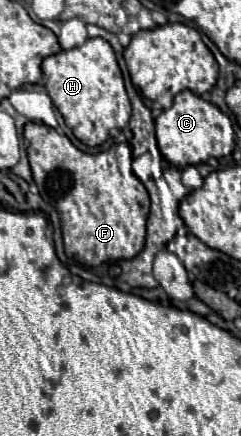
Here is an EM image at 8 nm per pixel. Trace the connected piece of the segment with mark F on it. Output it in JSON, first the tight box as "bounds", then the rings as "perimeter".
{"bounds":[25,122,149,266],"perimeter":[[[27,122],[25,138],[31,142],[29,164],[45,202],[55,204],[61,216],[65,252],[83,266],[99,266],[109,260],[135,258],[145,246],[149,194],[132,170],[128,143],[111,146],[107,152],[87,154],[71,144],[65,134],[45,124]]]}

